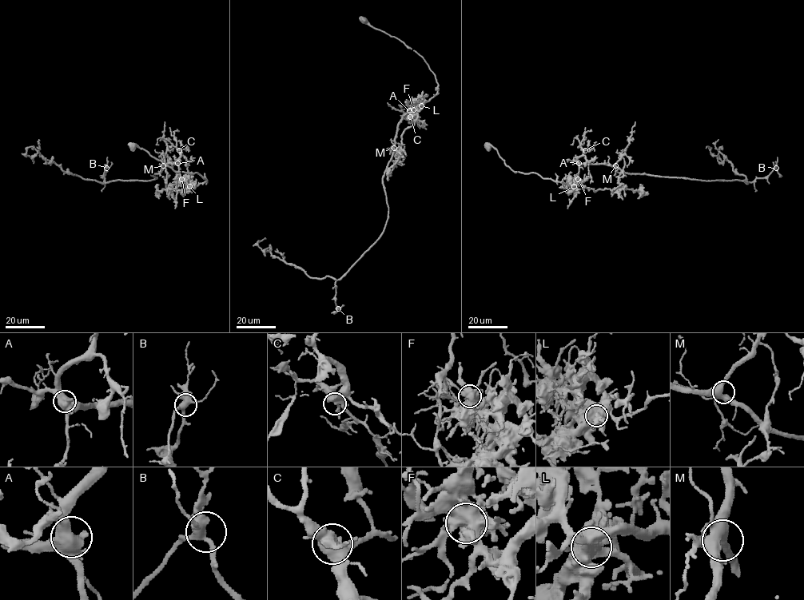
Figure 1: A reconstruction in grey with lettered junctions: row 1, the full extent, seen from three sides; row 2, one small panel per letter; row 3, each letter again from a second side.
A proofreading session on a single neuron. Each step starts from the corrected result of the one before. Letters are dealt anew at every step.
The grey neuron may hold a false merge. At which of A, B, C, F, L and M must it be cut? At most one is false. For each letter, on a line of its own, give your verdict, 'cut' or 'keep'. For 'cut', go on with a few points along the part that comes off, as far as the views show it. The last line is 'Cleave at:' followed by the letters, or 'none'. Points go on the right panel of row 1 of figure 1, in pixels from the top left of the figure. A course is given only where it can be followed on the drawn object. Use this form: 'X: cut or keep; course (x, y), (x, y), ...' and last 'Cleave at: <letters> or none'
A: keep
B: keep
C: keep
F: cut; course (578, 179), (580, 164), (602, 164), (626, 172), (747, 183), (719, 152), (718, 156), (706, 148)
L: keep
M: keep
Cleave at: F

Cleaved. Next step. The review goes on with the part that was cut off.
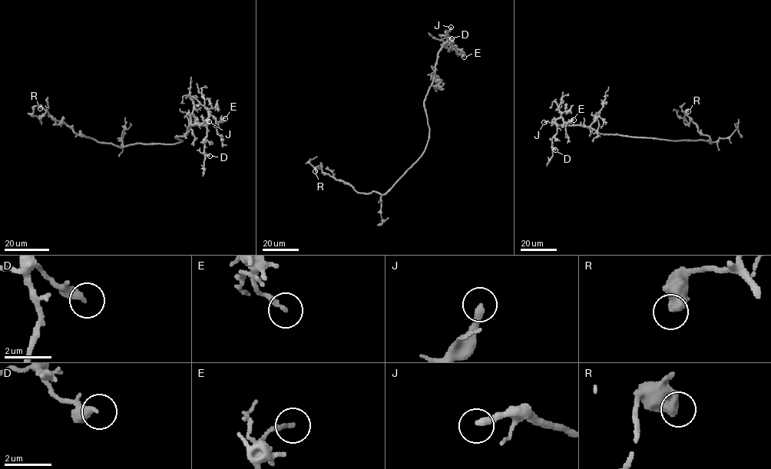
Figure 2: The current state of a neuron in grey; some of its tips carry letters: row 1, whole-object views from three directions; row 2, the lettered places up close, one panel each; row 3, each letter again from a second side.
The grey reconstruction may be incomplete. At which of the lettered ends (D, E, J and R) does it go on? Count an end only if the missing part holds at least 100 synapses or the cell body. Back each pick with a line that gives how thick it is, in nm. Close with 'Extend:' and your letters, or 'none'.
J: Thickness 280 nm
Extend: J

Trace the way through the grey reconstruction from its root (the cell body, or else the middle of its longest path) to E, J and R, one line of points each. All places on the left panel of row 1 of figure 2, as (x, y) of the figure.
E: (176, 143), (182, 140), (176, 137), (184, 136), (190, 125), (203, 124), (210, 115), (217, 122), (225, 118)
J: (176, 143), (182, 140), (176, 137), (184, 136), (190, 125), (203, 124), (204, 121), (209, 121)
R: (176, 143), (131, 143), (119, 146), (97, 142), (77, 134), (40, 108)

